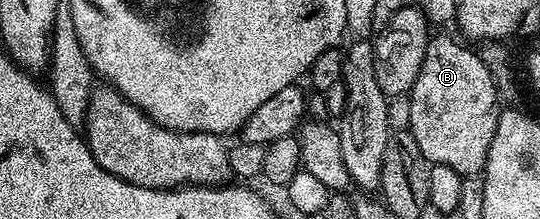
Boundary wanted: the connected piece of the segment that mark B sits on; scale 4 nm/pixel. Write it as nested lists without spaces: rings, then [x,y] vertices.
[[[432,36],[409,96],[412,103],[409,132],[417,139],[421,155],[432,165],[453,167],[462,177],[482,174],[497,131],[501,102],[490,67],[480,54],[458,45],[451,37]]]

